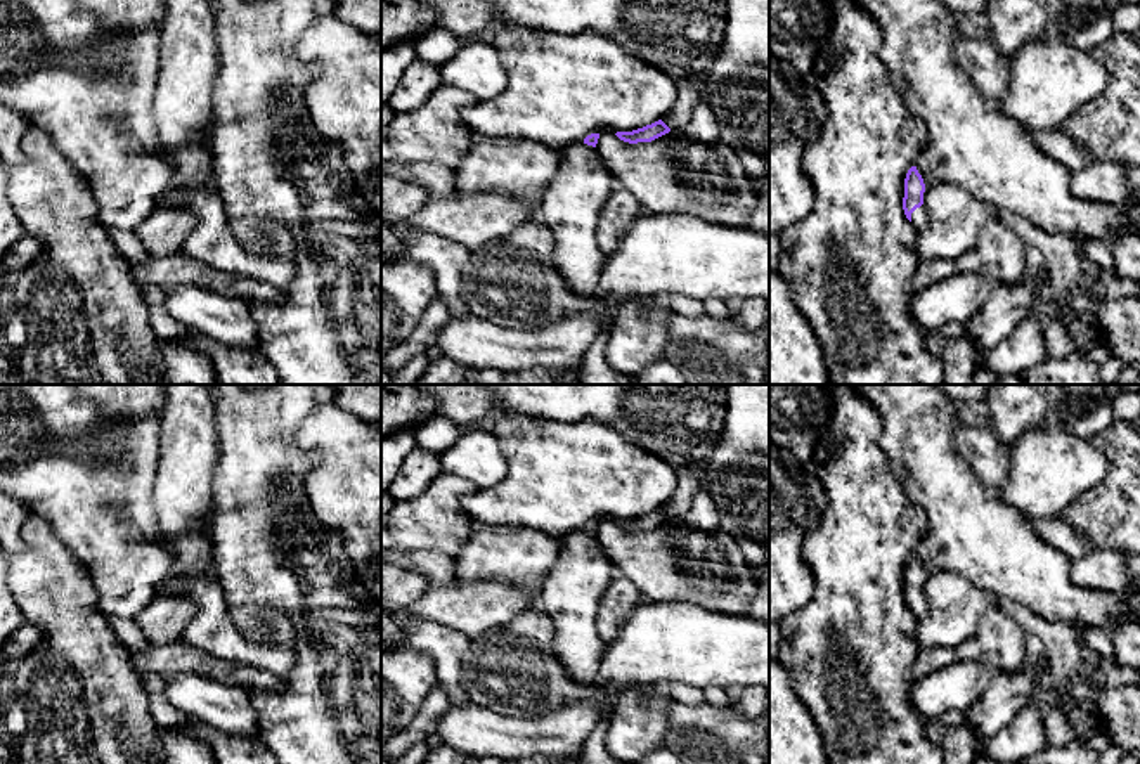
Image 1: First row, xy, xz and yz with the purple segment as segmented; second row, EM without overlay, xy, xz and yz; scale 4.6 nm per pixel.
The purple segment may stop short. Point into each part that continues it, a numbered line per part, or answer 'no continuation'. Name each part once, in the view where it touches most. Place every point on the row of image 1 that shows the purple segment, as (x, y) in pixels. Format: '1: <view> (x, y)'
1: xz (690, 94)
2: yz (919, 217)

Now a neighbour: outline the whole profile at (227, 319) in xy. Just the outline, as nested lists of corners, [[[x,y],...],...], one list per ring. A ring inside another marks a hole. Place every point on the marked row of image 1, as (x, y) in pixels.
[[[199,286],[166,288],[165,310],[194,334],[222,345],[260,350],[256,322],[246,300],[218,295]]]

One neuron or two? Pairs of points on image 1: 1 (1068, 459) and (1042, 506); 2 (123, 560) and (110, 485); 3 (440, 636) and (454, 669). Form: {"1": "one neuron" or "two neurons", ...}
{"1": "one neuron", "2": "one neuron", "3": "one neuron"}

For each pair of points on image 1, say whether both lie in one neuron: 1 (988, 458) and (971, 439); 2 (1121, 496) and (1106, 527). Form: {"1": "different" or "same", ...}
{"1": "same", "2": "same"}

